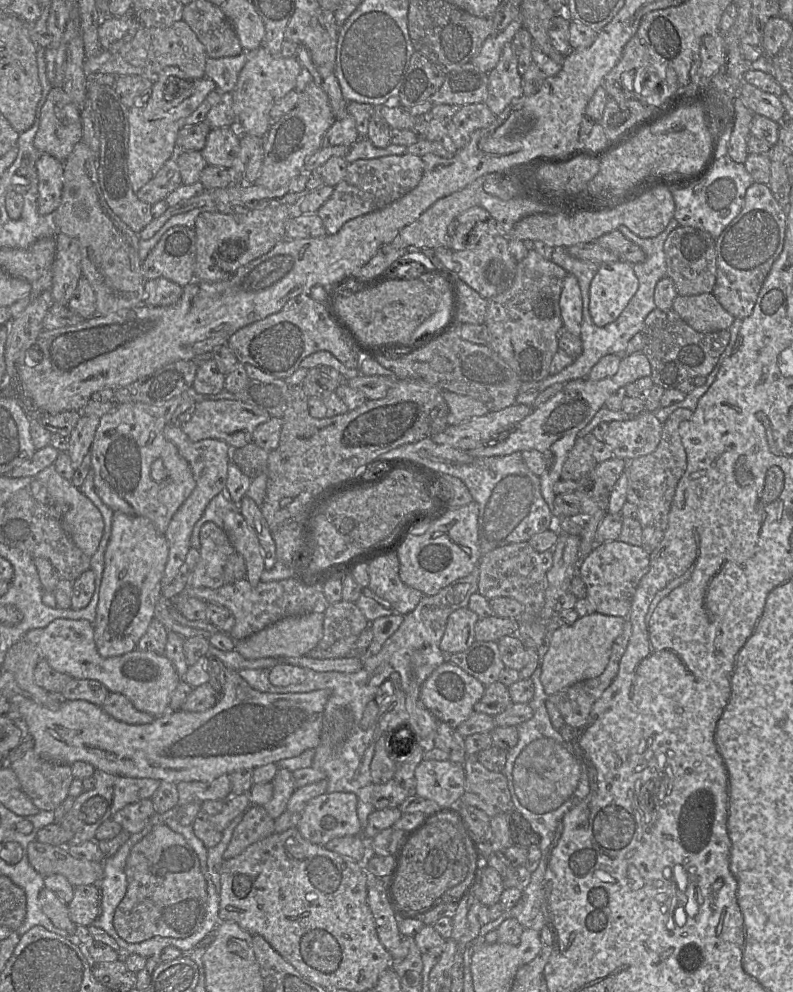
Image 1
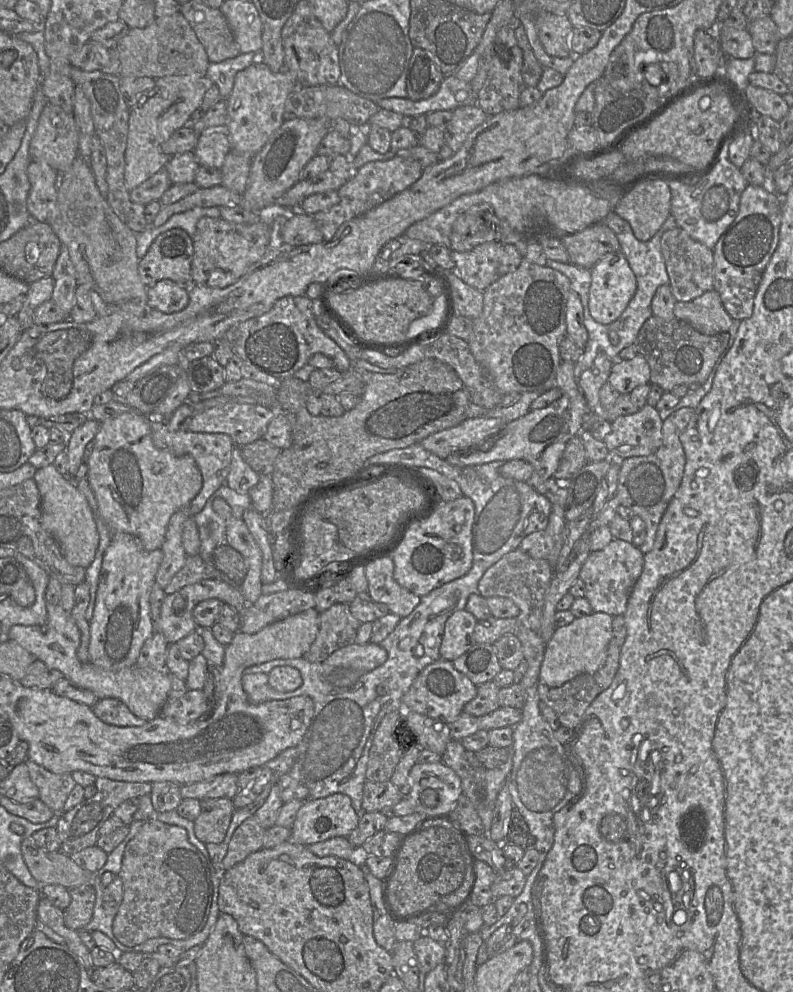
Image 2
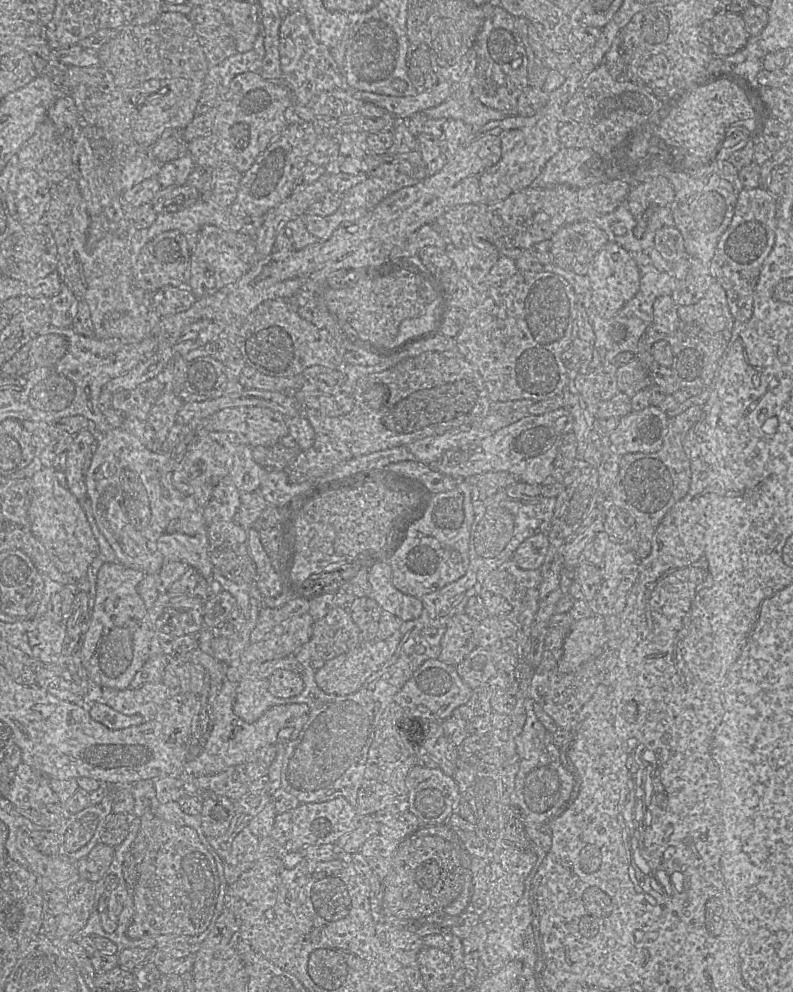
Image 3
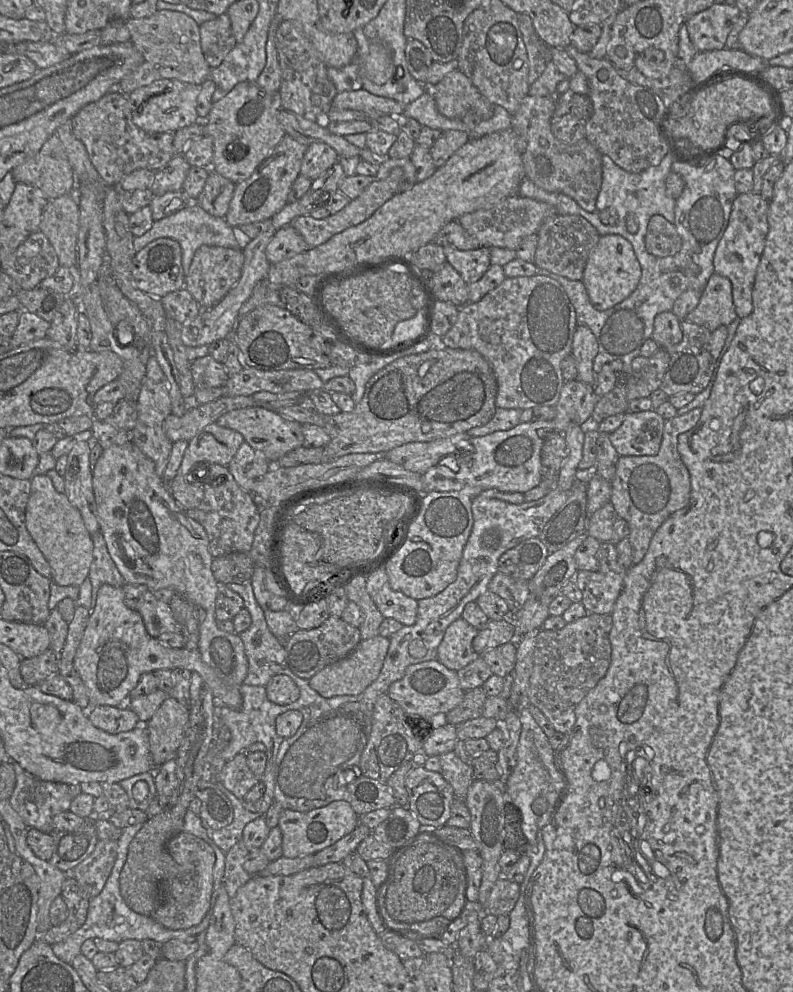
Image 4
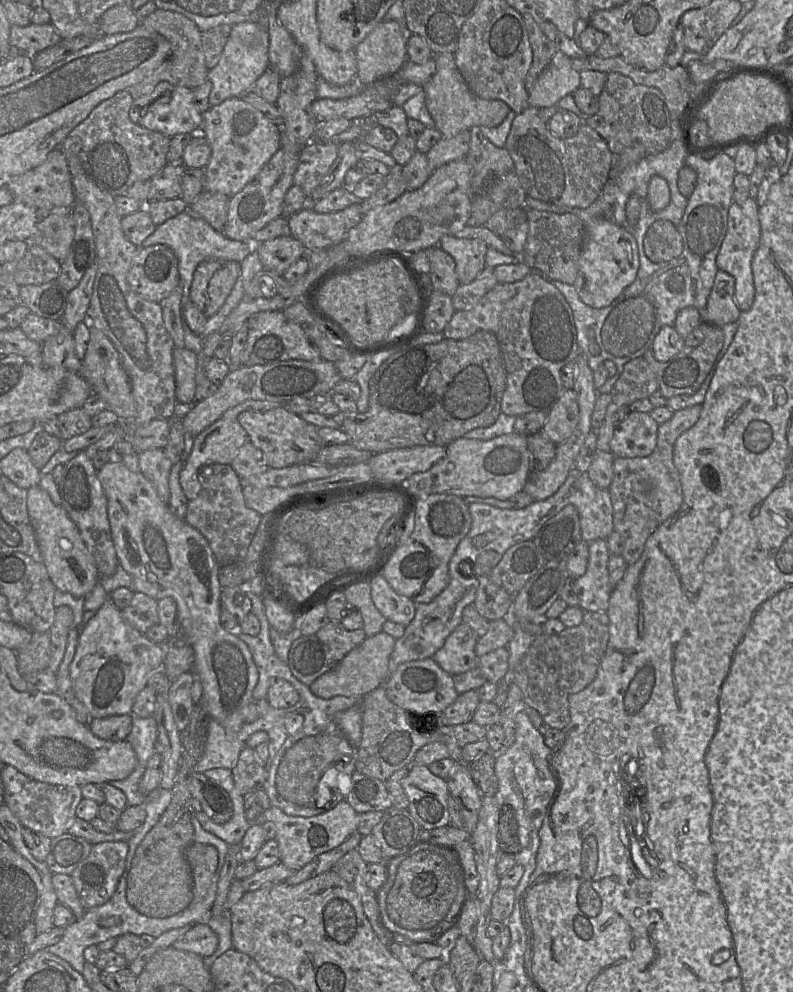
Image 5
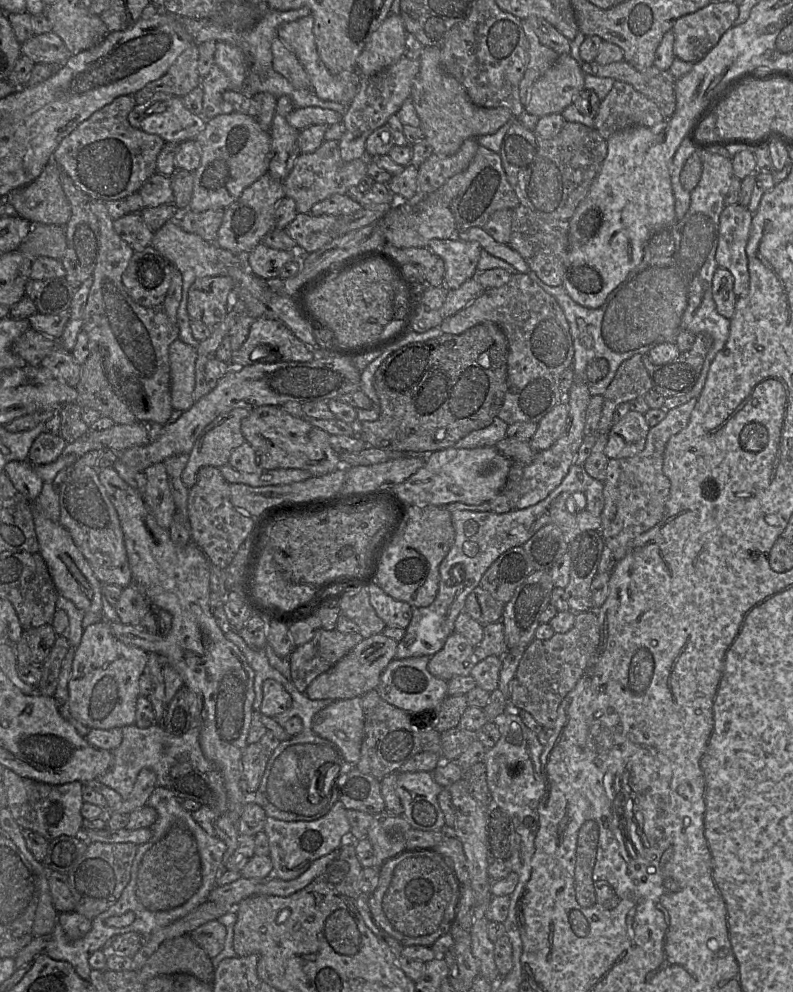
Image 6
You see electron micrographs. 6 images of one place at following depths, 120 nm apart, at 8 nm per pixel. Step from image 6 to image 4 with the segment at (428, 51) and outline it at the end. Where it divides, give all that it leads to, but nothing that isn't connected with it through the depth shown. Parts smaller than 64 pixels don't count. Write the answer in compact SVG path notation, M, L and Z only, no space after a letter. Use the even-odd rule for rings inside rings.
M460 70L448 73L432 88L432 93L438 111L447 118L462 119L469 111L473 111L480 116L482 121L493 116L495 105L484 97Z

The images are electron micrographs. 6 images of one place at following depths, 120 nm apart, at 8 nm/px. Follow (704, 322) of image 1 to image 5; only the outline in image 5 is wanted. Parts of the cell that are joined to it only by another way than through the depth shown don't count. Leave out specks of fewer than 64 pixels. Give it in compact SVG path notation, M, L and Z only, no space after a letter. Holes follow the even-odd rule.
M718 269L707 305L699 311L701 320L720 328L724 324L738 321L740 310L735 300L734 289L735 279Z

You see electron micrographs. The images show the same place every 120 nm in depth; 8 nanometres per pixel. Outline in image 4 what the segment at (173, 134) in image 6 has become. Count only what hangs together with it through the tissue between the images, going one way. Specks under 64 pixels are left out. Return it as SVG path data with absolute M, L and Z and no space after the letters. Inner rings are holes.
M172 80L167 92L145 102L142 113L132 113L132 121L147 133L174 133L199 121L196 104L200 91L201 85Z

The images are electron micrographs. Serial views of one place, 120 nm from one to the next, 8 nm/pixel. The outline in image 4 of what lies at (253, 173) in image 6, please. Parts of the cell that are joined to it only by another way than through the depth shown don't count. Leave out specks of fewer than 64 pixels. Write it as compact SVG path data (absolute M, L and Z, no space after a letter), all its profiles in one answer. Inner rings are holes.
M240 82L215 102L205 119L206 134L213 138L214 153L210 171L237 184L249 178L285 136L277 113L277 95L269 94L256 83Z

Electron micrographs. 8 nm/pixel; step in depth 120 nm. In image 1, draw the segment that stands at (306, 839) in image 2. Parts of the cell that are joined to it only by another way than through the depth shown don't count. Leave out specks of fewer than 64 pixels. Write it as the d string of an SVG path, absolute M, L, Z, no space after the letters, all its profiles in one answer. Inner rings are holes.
M324 793L311 799L301 813L297 829L309 842L324 846L334 838L361 835L354 793Z

